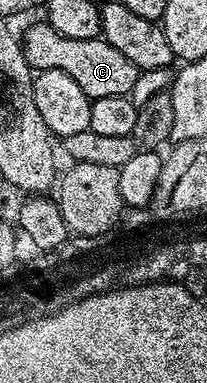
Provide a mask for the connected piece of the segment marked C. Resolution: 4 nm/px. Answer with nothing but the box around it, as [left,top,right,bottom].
[21,23,139,99]

